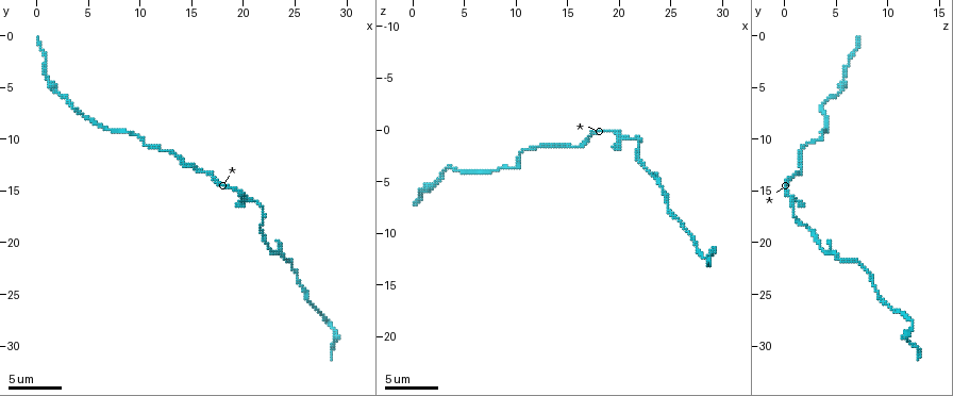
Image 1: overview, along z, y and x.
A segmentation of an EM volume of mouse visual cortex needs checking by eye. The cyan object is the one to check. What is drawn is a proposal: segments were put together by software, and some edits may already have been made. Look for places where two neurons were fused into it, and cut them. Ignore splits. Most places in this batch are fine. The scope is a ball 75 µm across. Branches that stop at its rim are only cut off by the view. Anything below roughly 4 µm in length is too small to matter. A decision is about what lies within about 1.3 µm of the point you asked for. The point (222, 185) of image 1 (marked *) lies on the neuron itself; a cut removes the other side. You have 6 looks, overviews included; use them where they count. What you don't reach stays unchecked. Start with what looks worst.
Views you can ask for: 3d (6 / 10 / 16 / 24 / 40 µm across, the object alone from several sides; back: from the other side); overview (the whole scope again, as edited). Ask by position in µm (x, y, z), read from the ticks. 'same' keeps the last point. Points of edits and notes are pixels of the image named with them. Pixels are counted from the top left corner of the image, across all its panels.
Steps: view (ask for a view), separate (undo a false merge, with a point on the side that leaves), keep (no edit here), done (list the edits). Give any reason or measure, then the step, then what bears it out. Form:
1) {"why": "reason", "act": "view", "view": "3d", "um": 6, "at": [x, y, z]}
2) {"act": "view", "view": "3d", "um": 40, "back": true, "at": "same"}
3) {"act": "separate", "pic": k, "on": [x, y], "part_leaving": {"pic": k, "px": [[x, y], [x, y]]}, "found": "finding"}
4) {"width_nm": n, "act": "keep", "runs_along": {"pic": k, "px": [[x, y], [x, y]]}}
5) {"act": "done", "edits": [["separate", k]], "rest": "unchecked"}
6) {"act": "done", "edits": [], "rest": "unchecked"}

{"why": "thick turns thin", "act": "view", "view": "3d", "um": 10, "at": [28.6, 27.8, 12.4]}

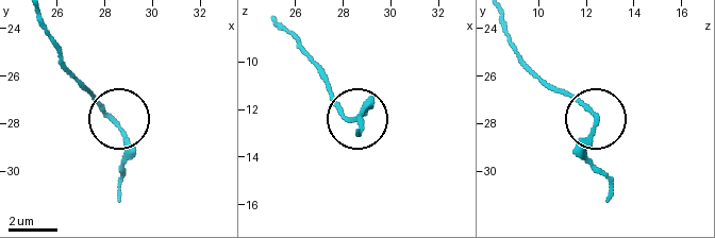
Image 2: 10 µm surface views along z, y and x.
{"act": "view", "view": "3d", "um": 6, "at": [28.4, 27.9, 12.4]}

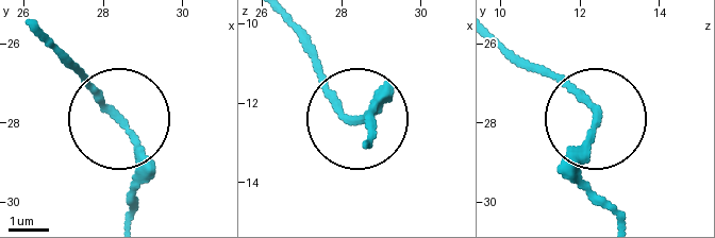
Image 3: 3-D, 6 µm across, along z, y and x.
{"act": "keep", "runs_along": {"pic": 3, "px": [[281, 17], [332, 99], [349, 116], [372, 99], [372, 116]]}, "found": "all the same neuron"}

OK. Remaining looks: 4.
{"why": "thin arm on a thick one", "act": "view", "view": "3d", "um": 6, "at": [20.8, 16.0, 0.8]}

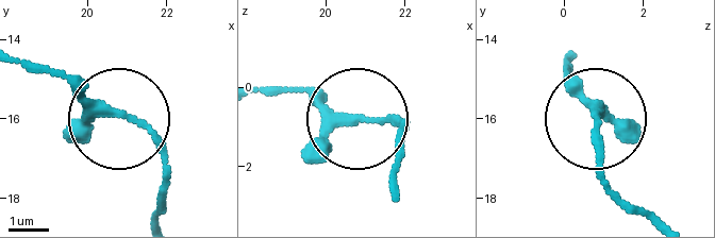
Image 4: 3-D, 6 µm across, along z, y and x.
{"width_nm": 200, "act": "keep", "runs_along": {"pic": 4, "px": [[258, 91], [309, 91], [369, 122], [400, 122], [400, 133]]}, "found": "continuous, no second neuron"}

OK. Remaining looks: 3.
{"why": "a narrow waist", "act": "view", "view": "3d", "um": 10, "at": [22.4, 20.2, 3.4]}

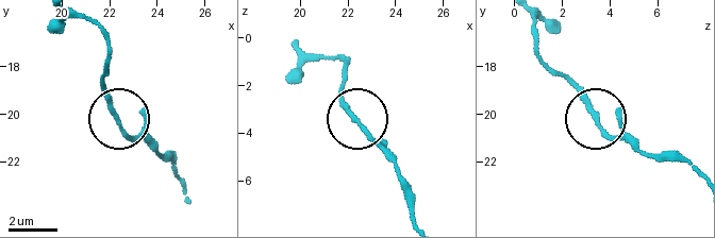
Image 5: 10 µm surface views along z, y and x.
{"act": "view", "view": "3d", "um": 10, "back": true, "at": [22.3, 20.3, 3.4]}

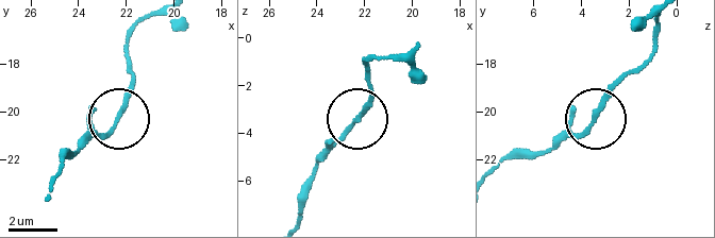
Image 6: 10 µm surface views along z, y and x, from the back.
{"act": "keep", "runs_along": {"pic": 6, "px": [[655, 22], [653, 47], [600, 114], [553, 148]]}, "found": "all the same neuron"}

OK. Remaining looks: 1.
{"act": "done", "edits": [], "rest": "unchecked"}

